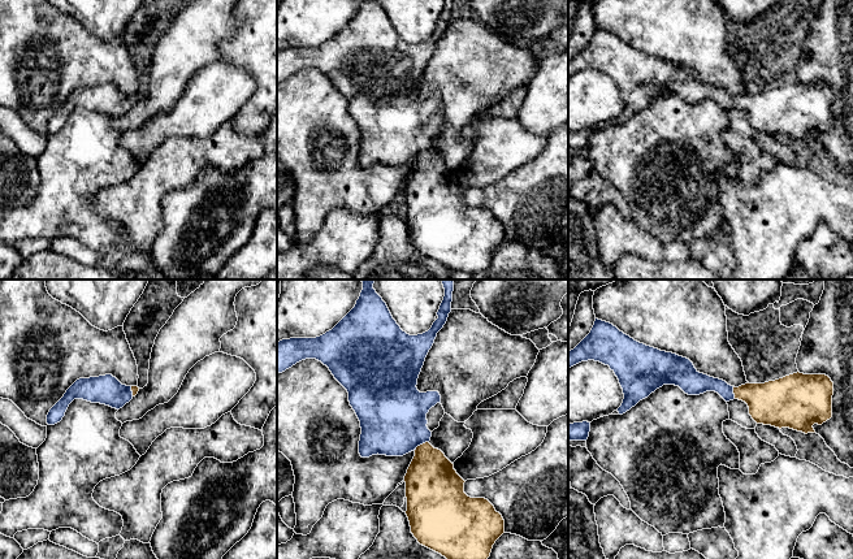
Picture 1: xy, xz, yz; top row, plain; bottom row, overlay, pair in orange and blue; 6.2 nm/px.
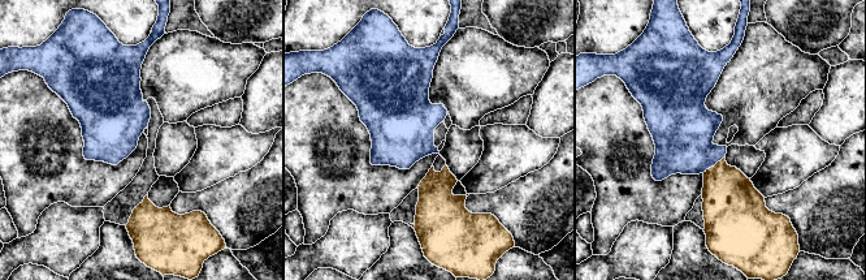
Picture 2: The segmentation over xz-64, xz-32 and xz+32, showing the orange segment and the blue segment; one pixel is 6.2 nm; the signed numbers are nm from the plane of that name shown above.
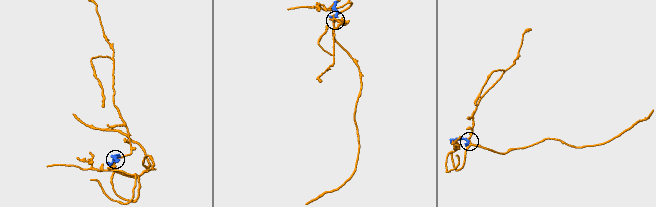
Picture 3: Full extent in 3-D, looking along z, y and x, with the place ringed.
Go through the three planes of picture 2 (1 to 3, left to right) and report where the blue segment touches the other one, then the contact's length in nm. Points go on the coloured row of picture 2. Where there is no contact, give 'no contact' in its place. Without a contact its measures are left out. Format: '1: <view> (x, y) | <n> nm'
1: no contact
2: no contact
3: xz+32 (714, 166) | 170 nm

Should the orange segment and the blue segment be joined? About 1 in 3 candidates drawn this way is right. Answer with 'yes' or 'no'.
yes

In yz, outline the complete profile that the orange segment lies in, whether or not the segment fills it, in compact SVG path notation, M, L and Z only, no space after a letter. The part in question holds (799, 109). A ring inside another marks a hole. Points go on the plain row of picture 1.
M598 27L590 42L568 60L568 78L588 69L609 74L618 86L624 103L619 124L663 94L675 94L688 104L715 100L726 110L742 109L757 133L779 138L815 142L814 133L822 134L832 126L833 91L826 83L797 81L775 90L735 96L700 82L689 68L640 52Z

